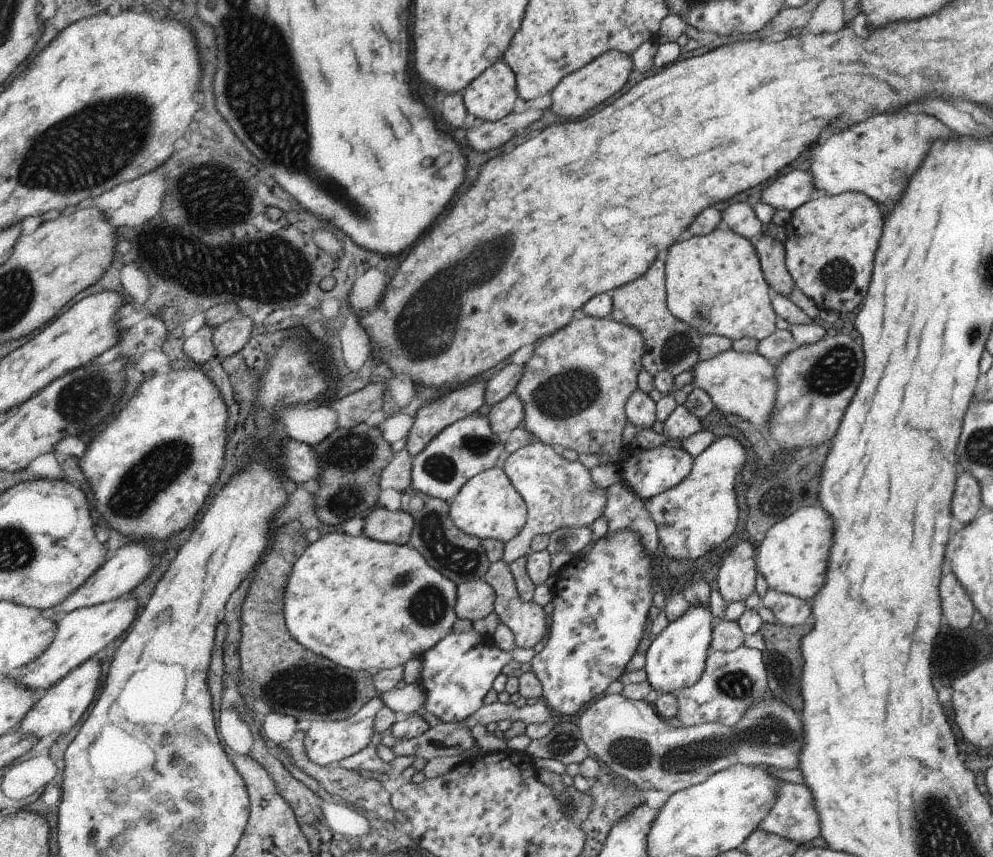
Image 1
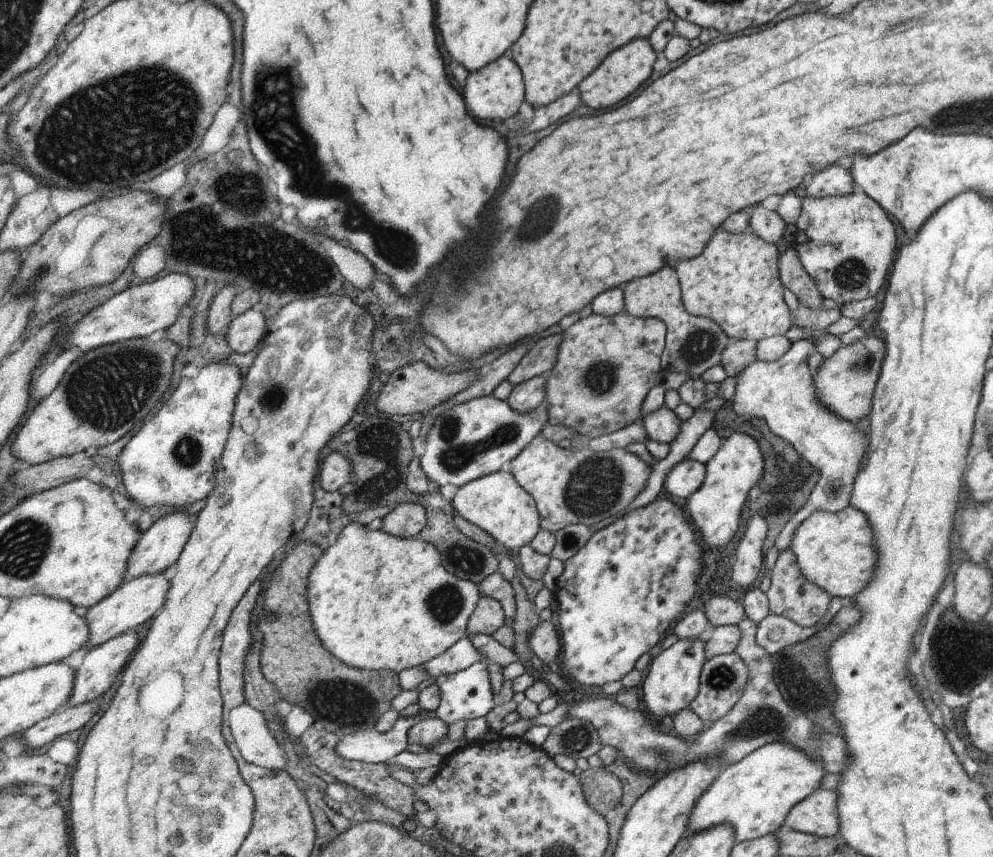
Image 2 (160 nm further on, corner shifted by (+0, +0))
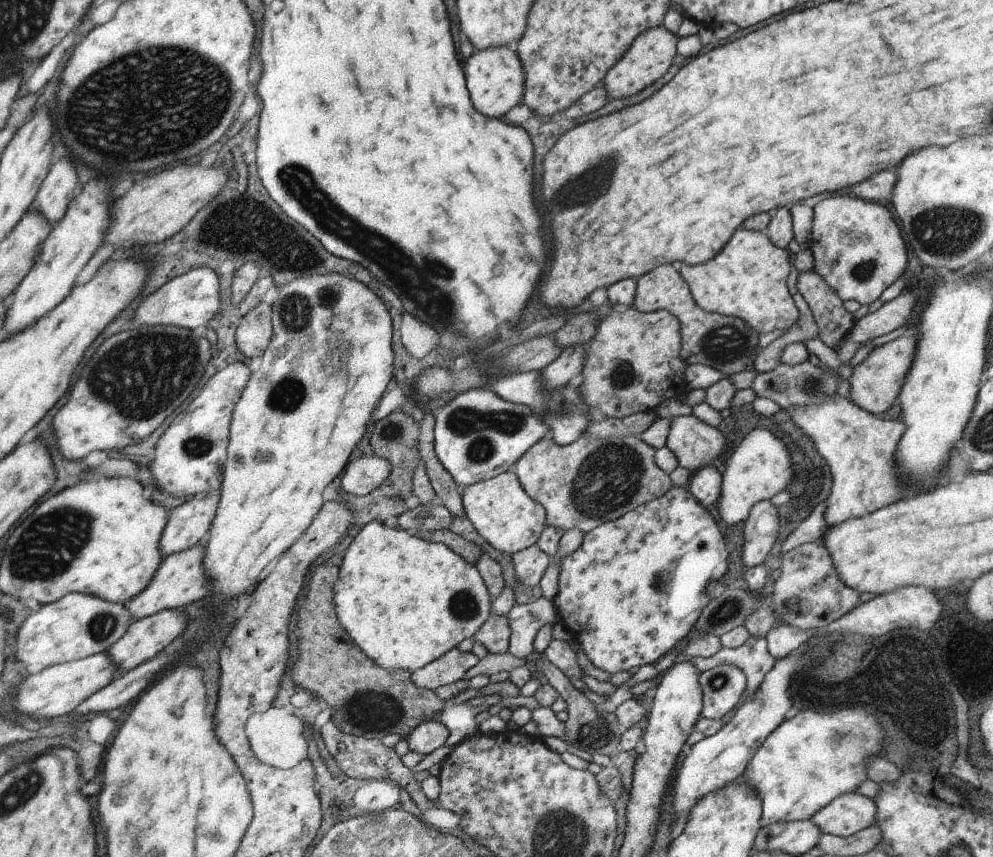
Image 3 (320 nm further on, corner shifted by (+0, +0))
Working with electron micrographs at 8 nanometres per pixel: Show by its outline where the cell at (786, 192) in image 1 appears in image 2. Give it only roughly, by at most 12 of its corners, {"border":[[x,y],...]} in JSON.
{"border":[[848,168],[812,176],[808,197],[851,195],[859,190]]}

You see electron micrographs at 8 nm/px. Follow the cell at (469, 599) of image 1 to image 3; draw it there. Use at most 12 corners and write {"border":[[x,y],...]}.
{"border":[[492,612],[473,636],[492,654],[509,650],[511,628]]}

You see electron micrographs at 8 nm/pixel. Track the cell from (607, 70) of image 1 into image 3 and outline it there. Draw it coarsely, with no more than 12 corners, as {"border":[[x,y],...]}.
{"border":[[664,25],[645,30],[603,78],[612,98],[660,80],[679,38]]}

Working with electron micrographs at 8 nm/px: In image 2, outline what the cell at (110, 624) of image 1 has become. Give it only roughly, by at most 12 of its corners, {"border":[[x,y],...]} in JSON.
{"border":[[162,571],[124,582],[85,613],[84,649],[148,625],[171,580]]}

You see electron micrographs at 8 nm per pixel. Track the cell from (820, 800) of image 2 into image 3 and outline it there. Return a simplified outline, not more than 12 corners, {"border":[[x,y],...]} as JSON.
{"border":[[848,792],[812,814],[820,832],[852,836],[876,822],[876,804]]}

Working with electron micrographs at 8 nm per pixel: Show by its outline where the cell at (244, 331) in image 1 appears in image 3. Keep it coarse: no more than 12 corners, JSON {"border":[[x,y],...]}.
{"border":[[264,302],[244,315],[236,343],[258,358],[273,337],[271,306]]}

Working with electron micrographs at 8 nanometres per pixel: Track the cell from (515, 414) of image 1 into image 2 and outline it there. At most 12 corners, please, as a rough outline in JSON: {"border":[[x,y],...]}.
{"border":[[547,376],[514,386],[507,398],[519,413],[547,400]]}

